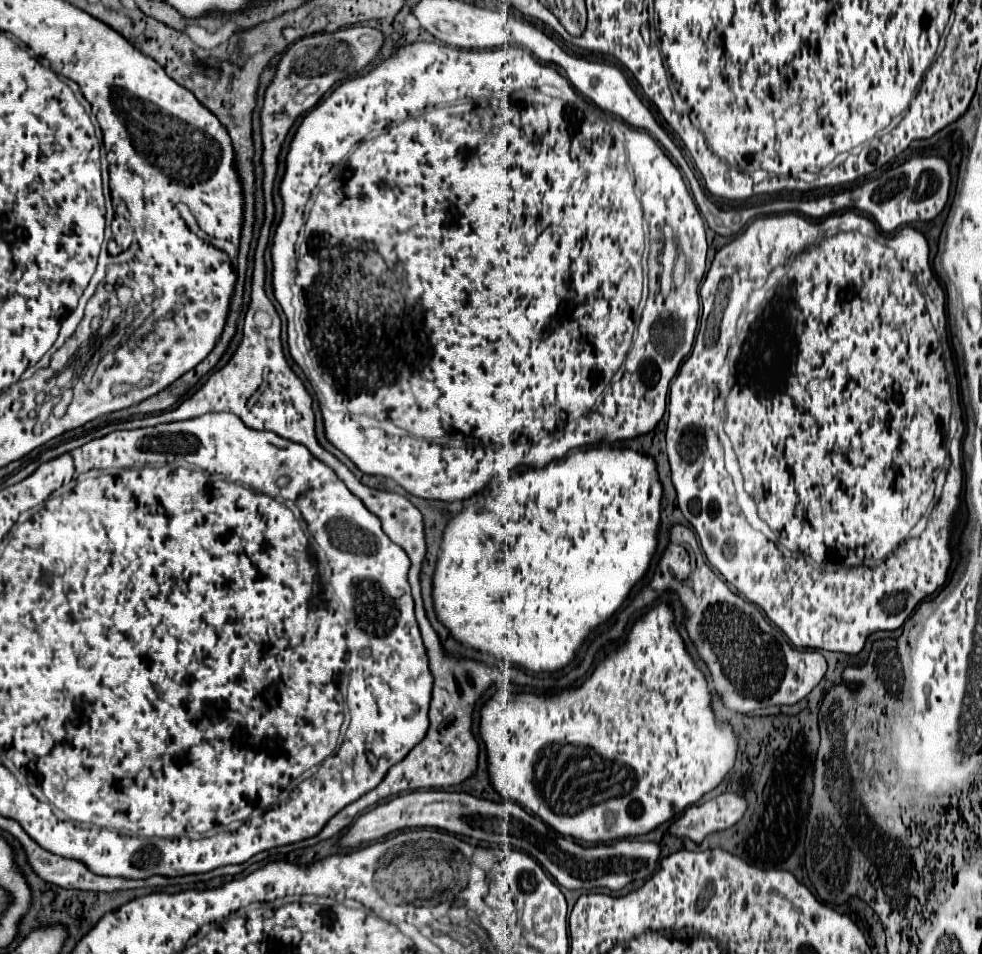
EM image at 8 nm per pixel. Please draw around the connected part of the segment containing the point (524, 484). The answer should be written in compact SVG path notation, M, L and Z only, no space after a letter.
M601 445L582 451L572 451L566 459L558 461L558 463L550 463L546 469L540 471L532 471L530 477L528 473L524 475L516 475L512 481L508 481L508 485L500 485L498 493L494 491L494 495L490 495L484 503L484 511L480 511L476 505L466 505L456 517L450 519L444 537L442 537L442 545L440 545L440 553L438 553L438 563L436 563L436 571L434 571L434 607L436 607L436 615L438 619L452 629L454 637L472 647L478 649L482 653L490 653L496 657L502 657L518 667L524 667L528 671L556 671L562 669L564 665L568 665L576 651L582 647L586 635L600 625L602 621L606 621L608 617L612 617L620 605L626 601L630 589L636 585L636 581L640 581L648 567L650 567L650 559L656 551L656 531L660 525L660 499L662 499L662 485L658 481L658 473L656 473L656 463L652 457L632 451L632 449L618 449L618 447L608 447Z

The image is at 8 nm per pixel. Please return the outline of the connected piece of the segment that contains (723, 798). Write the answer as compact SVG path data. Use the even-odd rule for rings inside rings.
M722 793L702 805L686 809L686 813L676 823L672 823L670 833L678 837L690 837L692 841L702 843L708 833L736 825L744 813L746 797L738 793Z

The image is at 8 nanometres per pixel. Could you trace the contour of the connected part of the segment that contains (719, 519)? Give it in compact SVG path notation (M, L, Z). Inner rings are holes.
M848 209L848 210L845 210L845 211L843 211L843 212L841 212L841 213L833 213L833 214L831 214L831 215L829 215L829 216L828 216L828 217L827 217L827 218L825 218L825 219L824 219L824 221L820 221L820 223L812 223L812 221L804 221L804 219L806 219L806 217L802 217L802 215L798 215L798 213L779 213L779 214L773 214L773 215L768 215L768 216L762 216L762 217L759 217L759 218L757 218L757 219L754 219L754 221L752 221L752 223L750 223L750 225L748 225L748 227L746 227L746 231L744 231L744 233L742 233L742 235L738 235L738 237L736 237L736 239L734 239L734 241L730 241L730 243L728 243L728 245L724 245L724 247L722 247L722 249L720 249L720 251L718 251L718 253L716 253L716 257L714 257L714 261L712 261L712 265L710 265L710 271L708 271L708 273L706 273L706 279L704 279L704 283L702 283L702 287L700 287L700 301L702 301L702 309L704 309L704 313L702 313L702 323L700 323L700 329L698 329L698 333L696 333L696 341L694 341L694 349L692 349L692 355L690 355L690 357L688 357L688 359L686 359L686 361L684 361L684 363L682 363L682 367L680 367L680 371L678 371L678 375L676 375L676 377L674 377L674 379L672 379L672 383L670 383L670 401L668 401L668 423L666 423L666 453L668 453L668 461L670 461L670 471L672 471L672 483L674 483L674 489L676 489L676 495L678 495L678 507L680 507L680 511L682 511L682 515L684 515L684 517L686 517L686 521L688 521L688 523L690 523L690 525L692 525L692 527L694 527L694 531L696 531L696 535L698 535L698 541L700 541L700 547L702 547L702 551L704 551L704 553L706 553L706 559L708 559L708 563L710 563L710 565L712 565L712 567L714 567L714 569L718 569L718 571L720 571L720 575L722 575L722 577L724 577L724 579L726 579L726 581L728 581L728 583L730 583L730 585L734 585L734 587L736 587L736 591L738 591L738 593L740 593L740 595L742 595L742 597L744 597L744 599L746 599L746 601L750 601L750 603L754 603L754 605L758 605L758 607L760 607L760 609L762 609L762 611L764 611L764 613L766 613L766 617L768 617L768 619L770 619L770 621L772 621L772 623L774 623L774 625L776 625L776 627L780 627L780 629L782 629L782 631L784 631L784 633L786 633L786 637L788 637L788 639L789 639L789 641L790 641L790 643L791 643L791 644L792 644L792 645L794 645L794 647L795 647L795 648L798 648L798 649L824 649L824 651L838 651L838 653L846 653L846 655L856 655L856 653L860 653L860 651L862 651L862 649L864 649L864 643L866 643L866 639L868 639L868 637L870 637L870 635L872 635L872 633L876 633L876 631L896 631L896 629L900 629L900 627L902 627L902 625L904 625L904 621L906 621L906 619L908 619L908 617L910 617L910 615L912 615L912 613L914 613L914 609L916 609L916 607L918 607L918 605L920 605L920 603L922 603L922 601L924 601L924 599L926 599L926 597L930 597L930 595L934 595L934 593L936 593L936 591L938 591L938 589L942 589L942 585L944 585L944 583L946 583L946 577L948 577L948 569L950 569L950 563L952 563L952 549L950 549L950 537L952 537L952 523L954 523L954 517L956 517L956 515L958 515L958 511L960 511L960 493L962 493L962 453L960 453L960 441L962 441L962 435L960 435L960 433L956 433L956 431L957 431L957 428L958 428L958 420L957 420L957 419L956 419L956 418L953 418L953 417L952 417L952 418L951 418L951 419L950 419L950 415L952 415L952 397L950 397L950 385L948 385L948 379L946 379L946 369L944 369L944 361L942 361L942 345L940 345L940 341L938 341L938 335L936 335L936 329L934 329L934 325L908 325L908 323L906 323L906 321L908 321L908 317L910 317L910 311L916 311L916 309L918 309L918 311L920 311L920 309L922 309L922 305L924 305L924 299L920 299L920 297L918 297L918 299L916 299L916 289L914 289L914 283L916 283L916 287L938 287L938 281L936 281L936 277L934 277L934 271L932 271L932 267L930 267L930 259L928 259L928 257L930 257L930 249L928 249L928 241L926 241L926 237L924 237L924 235L922 235L922 233L920 233L920 231L918 231L918 230L916 230L916 229L913 229L913 228L912 228L912 227L910 227L910 226L906 226L906 227L904 227L904 228L902 228L902 229L900 229L900 230L899 230L899 231L898 231L898 232L897 232L897 233L896 233L896 234L895 234L895 235L894 235L894 236L892 236L892 237L888 237L888 235L884 235L884 233L881 233L881 232L880 232L880 230L879 230L879 229L878 229L878 226L877 226L877 225L875 225L875 223L874 223L874 222L873 222L873 220L872 220L872 219L871 219L871 218L869 218L869 217L867 217L867 216L865 216L865 215L863 215L863 214L860 214L860 213L858 213L858 212L857 212L857 211L855 211L855 210L854 210L854 209ZM908 252L914 252L914 267L908 267L908 263L907 263L907 261L908 261ZM723 422L724 422L724 431L726 431L726 435L728 435L728 437L730 437L730 441L728 441L728 437L726 437L726 435L724 435L724 433L722 433L722 431L720 431L720 439L718 439L718 429L720 429L720 425L722 425L722 424L723 424ZM946 429L948 429L948 433L947 433L947 438L952 438L952 437L953 437L953 436L954 436L954 435L955 435L955 433L956 433L956 437L954 437L954 441L952 441L952 451L950 451L950 457L952 457L952 467L950 467L950 471L948 471L948 475L946 475L946 485L944 485L944 491L942 491L942 497L940 497L940 501L938 501L938 505L936 505L936 509L934 509L934 511L932 511L932 515L930 515L930 521L928 521L928 527L926 527L926 531L924 531L924 533L922 533L922 535L920 535L920 537L918 537L918 539L908 539L908 533L910 533L910 529L912 529L912 527L914 527L914 525L916 525L916 523L918 523L918 519L920 519L920 517L922 517L922 515L924 515L924 513L926 513L926 509L928 509L928 505L930 505L930 503L932 503L932 499L934 499L934 489L936 489L936 477L938 477L938 475L940 475L940 471L942 471L942 467L944 467L944 461L946 461L946 455L948 455L948 449L946 449L946 445L944 445L944 437L946 437ZM868 557L870 557L870 559L876 559L876 561L880 561L880 559L884 559L884 557L888 557L888 559L886 559L886 561L884 561L884 563L882 563L882 565L878 565L878 567L874 567L874 569L870 569L870 567L866 567L866 565L862 565L862 561L864 561L864 559L868 559Z

